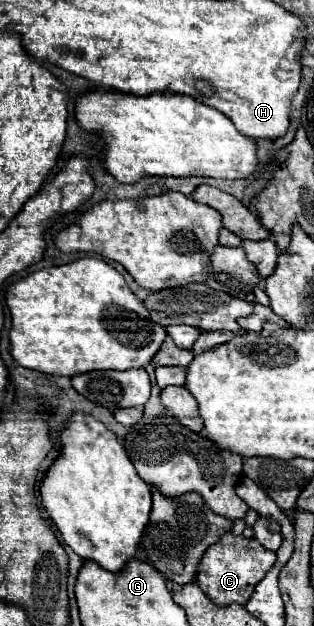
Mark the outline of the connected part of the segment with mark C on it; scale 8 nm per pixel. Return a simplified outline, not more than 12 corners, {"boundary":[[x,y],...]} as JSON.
{"boundary":[[228,532],[196,582],[216,606],[246,604],[276,554]]}

